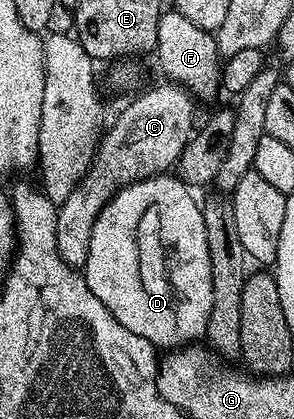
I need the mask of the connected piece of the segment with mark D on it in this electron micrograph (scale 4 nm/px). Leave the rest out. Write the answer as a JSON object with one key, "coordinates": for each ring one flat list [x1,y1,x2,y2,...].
{"coordinates":[[168,172,155,176,144,176,140,181,131,182,128,186,121,186,117,190,108,205,102,208,100,215,94,220,93,234,90,236,89,242,89,255,86,256,86,262,82,267,88,290,94,292,94,296,98,296,98,300,102,300,102,304,106,304,106,308,110,308,114,320,118,320,118,324,122,324,122,328,130,328,130,332,134,332,134,336,142,336,157,348,179,348,203,339,207,332,207,320,210,318,211,310,210,248,206,240,204,211,201,203,199,201,196,203,196,198,192,195,195,193,190,189,188,183,176,176,171,178,172,176]]}

